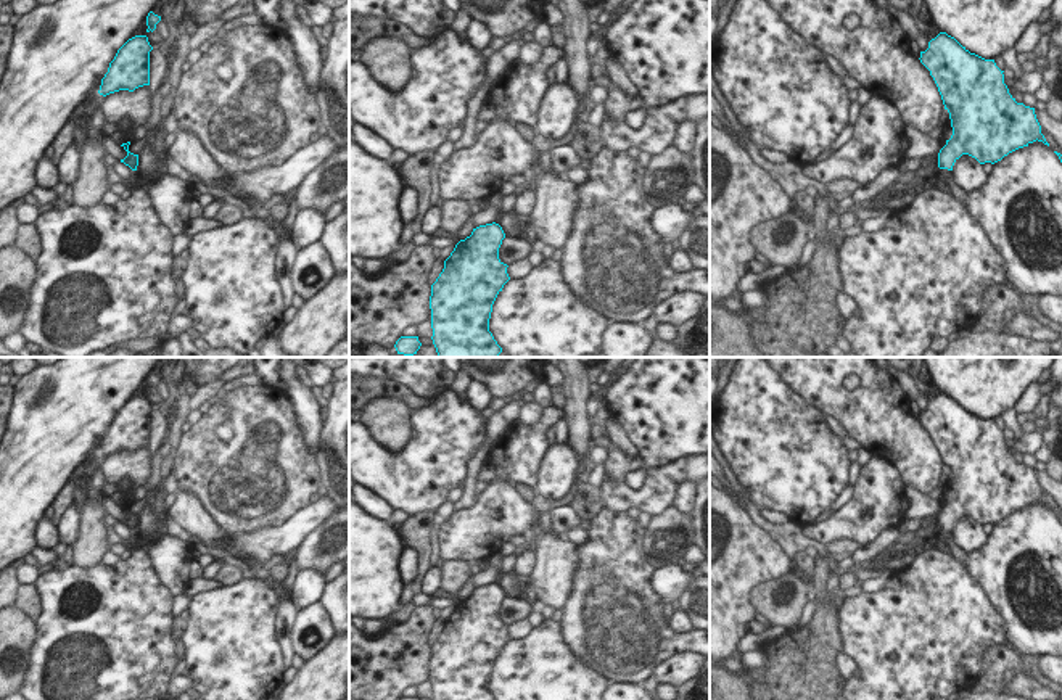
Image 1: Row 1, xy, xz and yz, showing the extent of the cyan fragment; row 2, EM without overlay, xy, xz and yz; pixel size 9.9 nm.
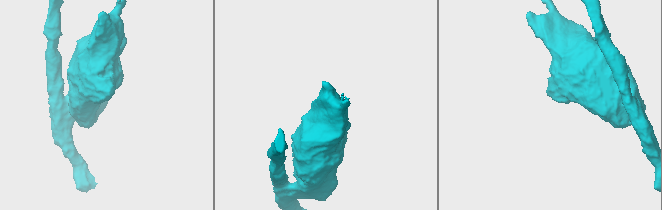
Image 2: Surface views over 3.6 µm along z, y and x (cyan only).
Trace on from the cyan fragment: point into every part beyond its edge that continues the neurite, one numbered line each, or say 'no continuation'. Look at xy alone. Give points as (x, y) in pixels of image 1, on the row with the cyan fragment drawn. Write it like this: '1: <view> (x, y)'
no continuation

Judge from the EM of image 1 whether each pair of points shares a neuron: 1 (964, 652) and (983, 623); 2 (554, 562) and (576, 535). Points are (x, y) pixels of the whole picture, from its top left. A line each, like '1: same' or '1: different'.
1: same
2: different

